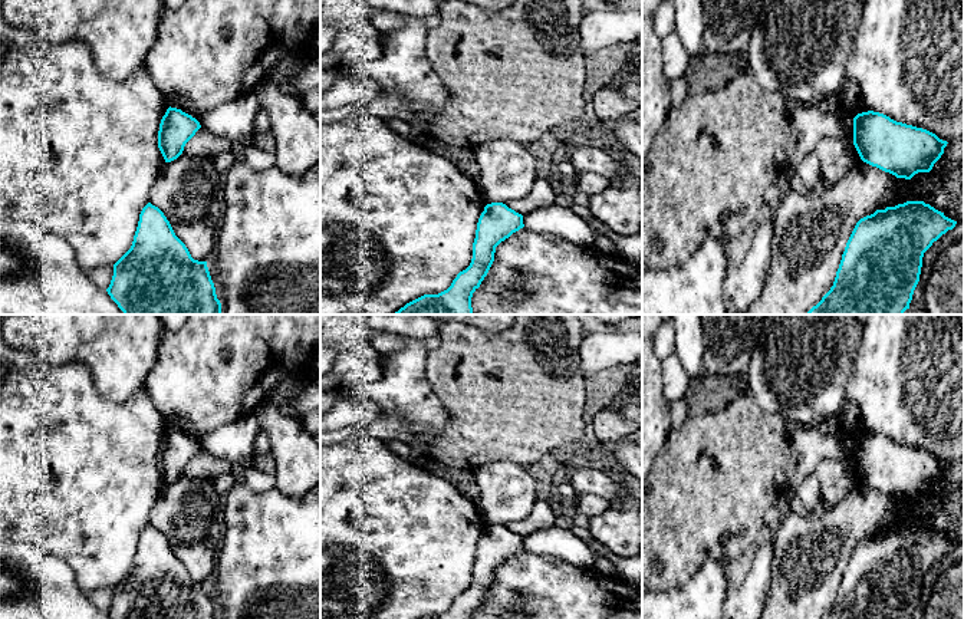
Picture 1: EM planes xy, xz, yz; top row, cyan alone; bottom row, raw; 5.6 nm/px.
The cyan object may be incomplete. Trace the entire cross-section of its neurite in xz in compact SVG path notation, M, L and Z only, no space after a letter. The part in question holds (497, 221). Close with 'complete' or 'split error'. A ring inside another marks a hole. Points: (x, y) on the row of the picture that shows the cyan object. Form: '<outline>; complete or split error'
M503 203L487 204L477 223L470 266L457 274L447 290L424 294L394 315L473 315L473 293L487 276L496 247L523 227L522 214Z; complete

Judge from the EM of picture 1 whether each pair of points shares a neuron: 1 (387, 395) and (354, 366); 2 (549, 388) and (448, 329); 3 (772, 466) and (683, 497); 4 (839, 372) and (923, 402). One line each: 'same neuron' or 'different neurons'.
1: different neurons
2: same neuron
3: same neuron
4: different neurons

